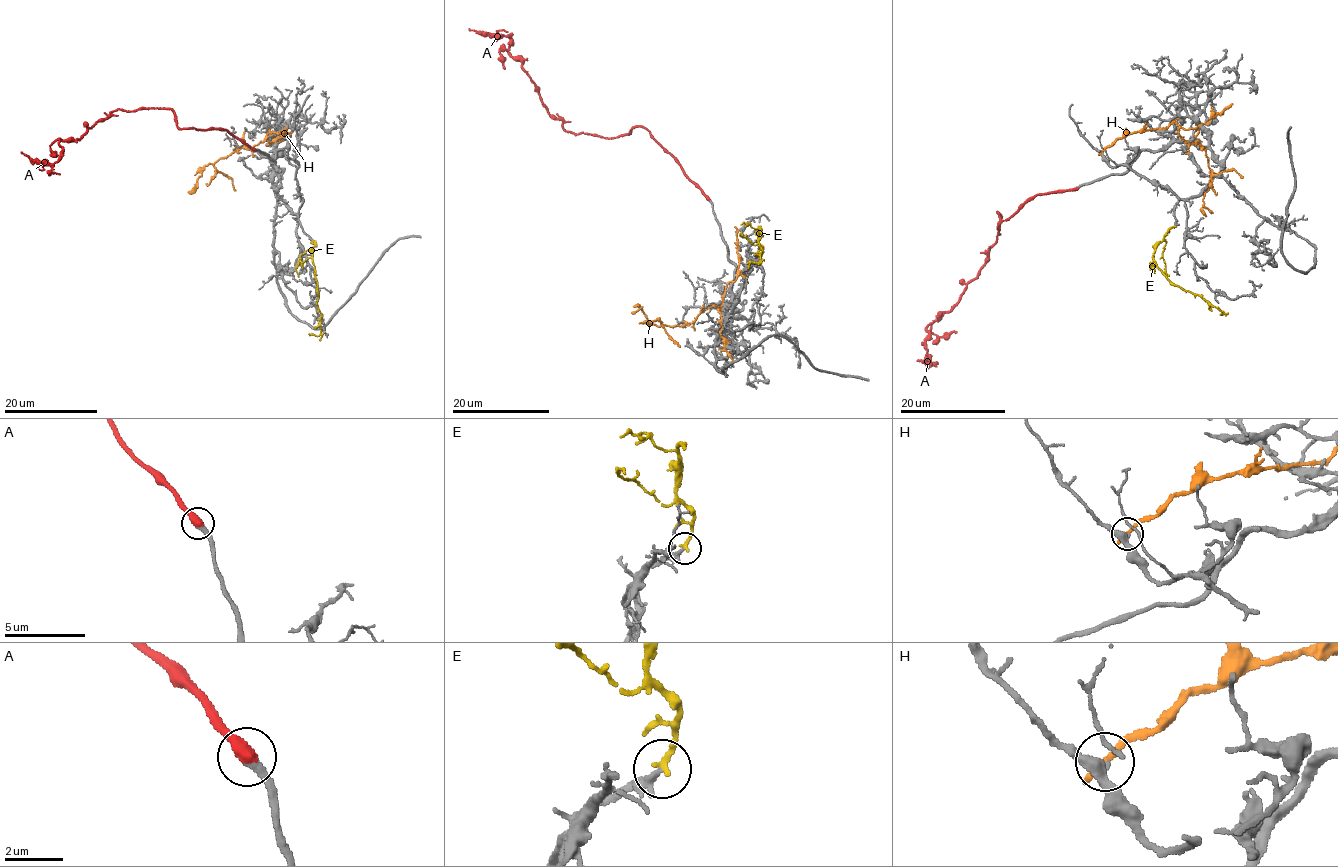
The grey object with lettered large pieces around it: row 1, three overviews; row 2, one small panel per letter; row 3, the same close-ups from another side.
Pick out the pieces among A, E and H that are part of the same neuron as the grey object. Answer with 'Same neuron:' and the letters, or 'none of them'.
Same neuron: A, E

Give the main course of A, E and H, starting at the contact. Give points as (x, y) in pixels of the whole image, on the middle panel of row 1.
A: (707, 199), (642, 127), (634, 126), (631, 134), (600, 138), (567, 133), (508, 50), (510, 37), (468, 29)
E: (760, 258), (763, 248), (758, 241), (760, 226), (761, 260), (751, 262), (747, 269)
H: (737, 230), (737, 275), (726, 286), (720, 306), (679, 326), (650, 324), (641, 308), (631, 312)

